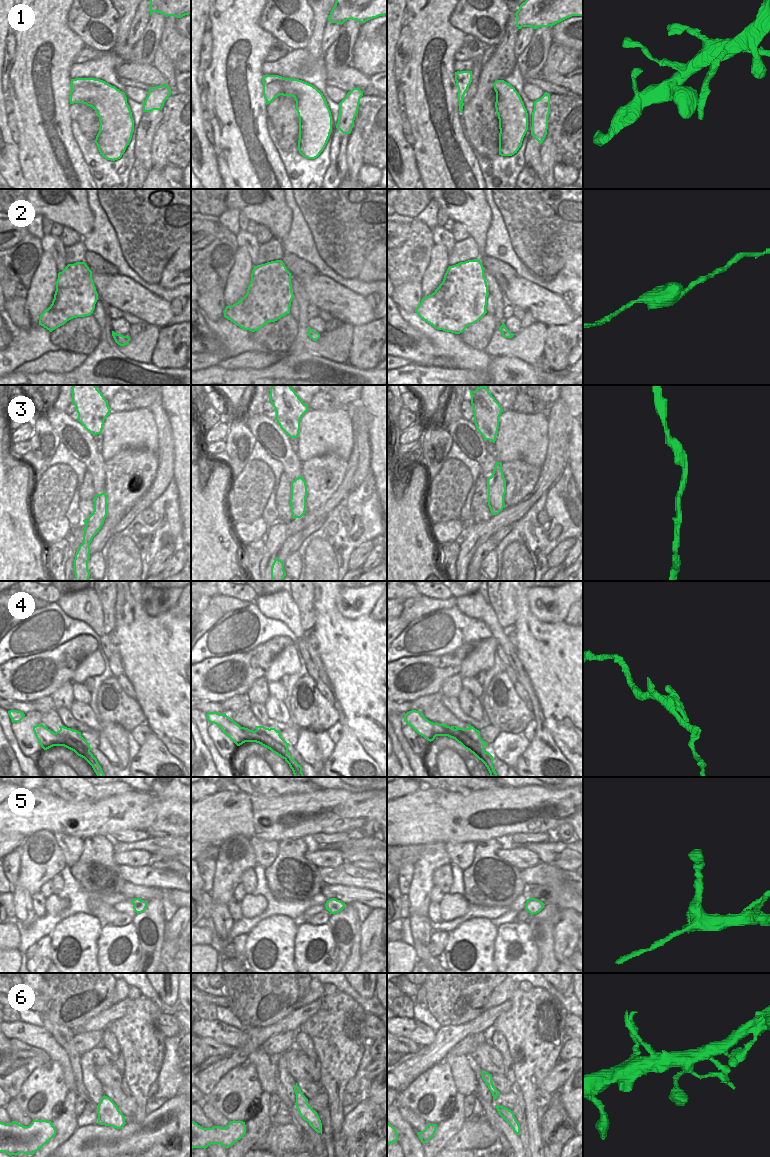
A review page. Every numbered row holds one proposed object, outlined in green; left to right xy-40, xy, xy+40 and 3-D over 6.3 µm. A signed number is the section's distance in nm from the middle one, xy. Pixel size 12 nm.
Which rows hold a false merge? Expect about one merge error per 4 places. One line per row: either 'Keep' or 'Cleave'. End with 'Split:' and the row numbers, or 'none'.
1: Keep
2: Keep
3: Cleave
4: Cleave
5: Keep
6: Keep
Split: 3, 4

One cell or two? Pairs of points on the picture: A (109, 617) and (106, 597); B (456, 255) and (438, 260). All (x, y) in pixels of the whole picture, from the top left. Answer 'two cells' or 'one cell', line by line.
A: one cell
B: two cells

